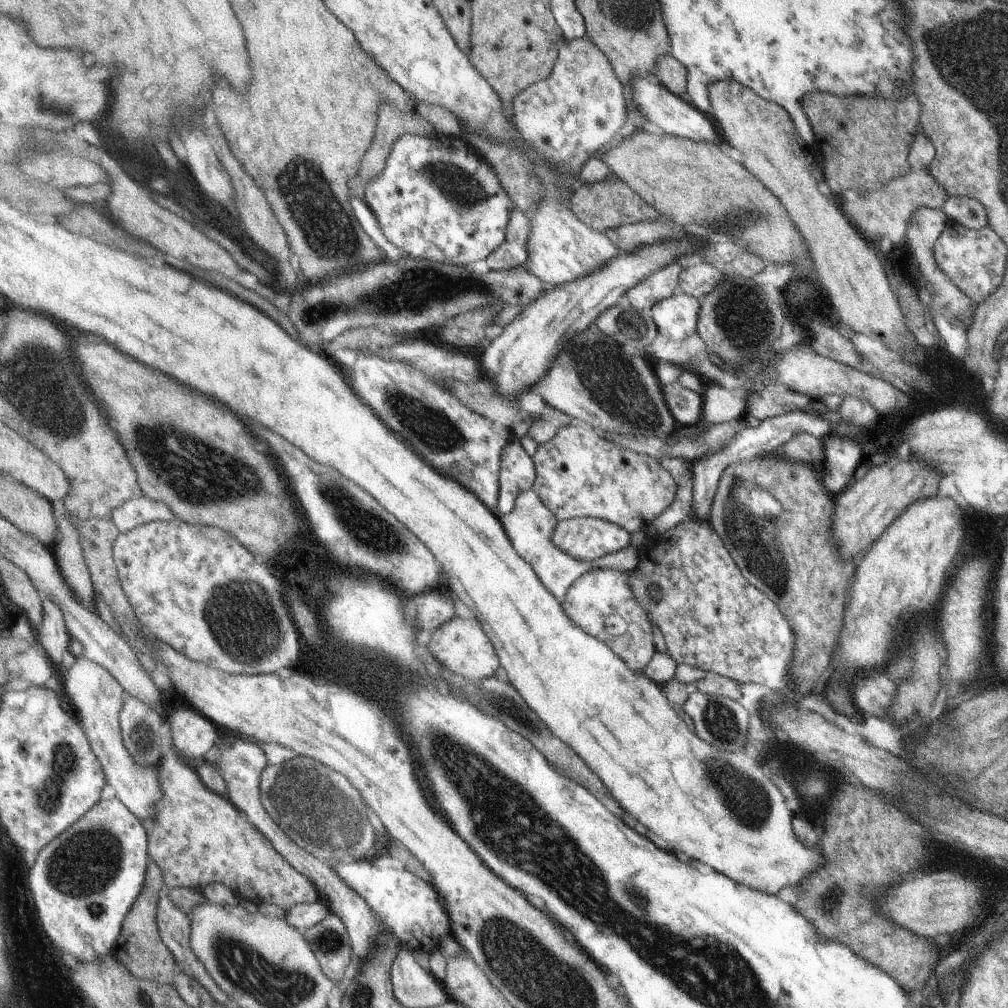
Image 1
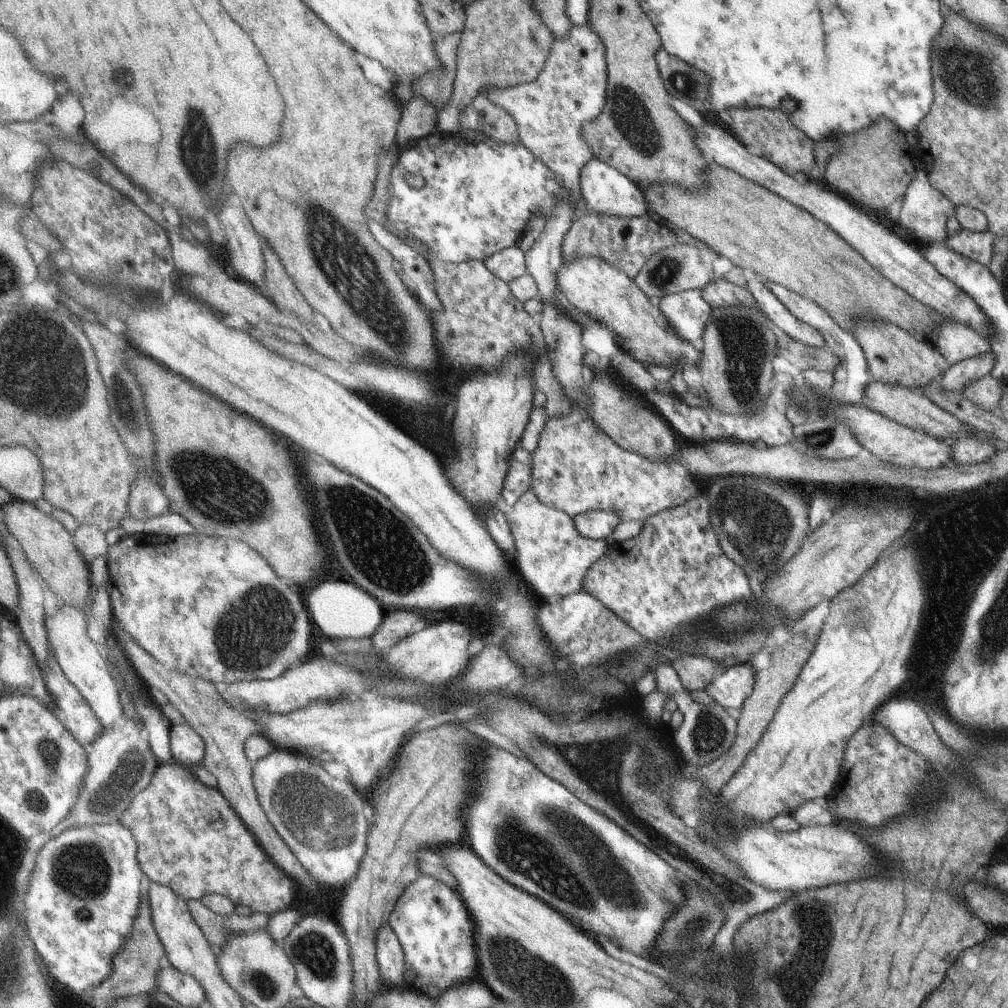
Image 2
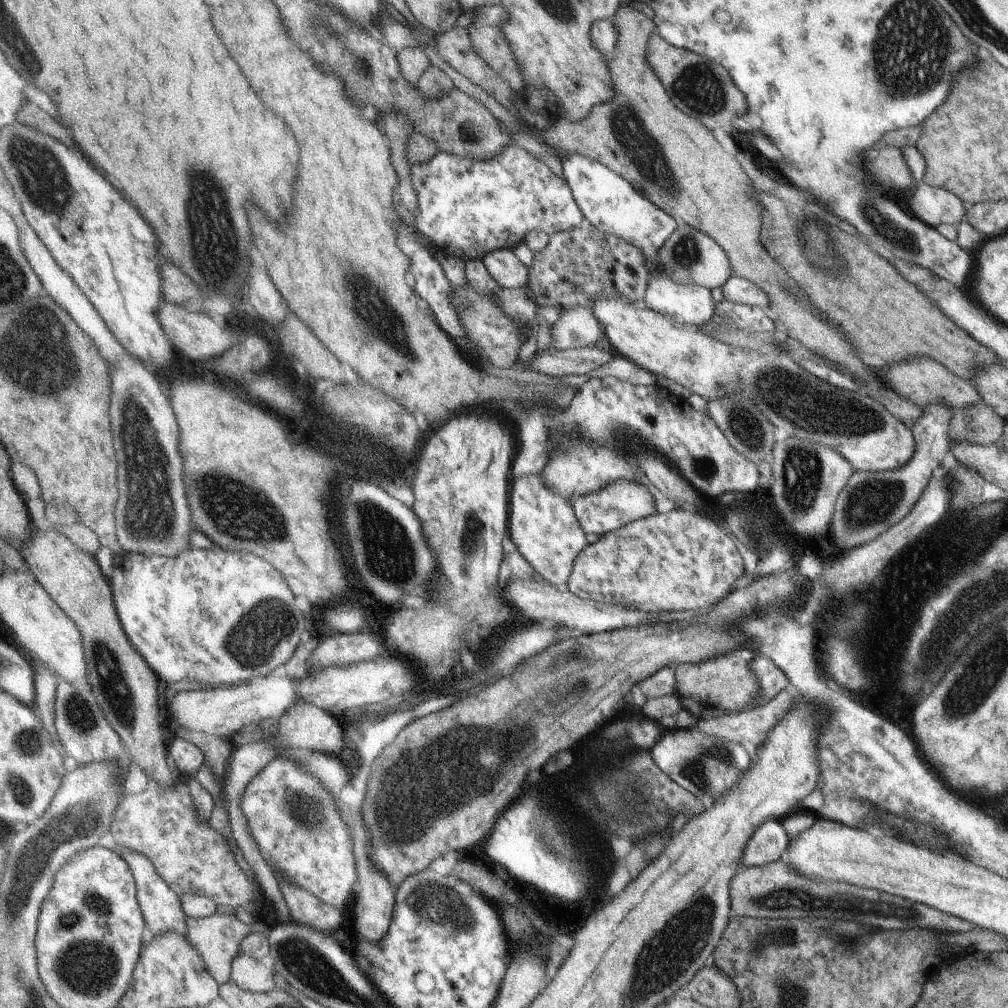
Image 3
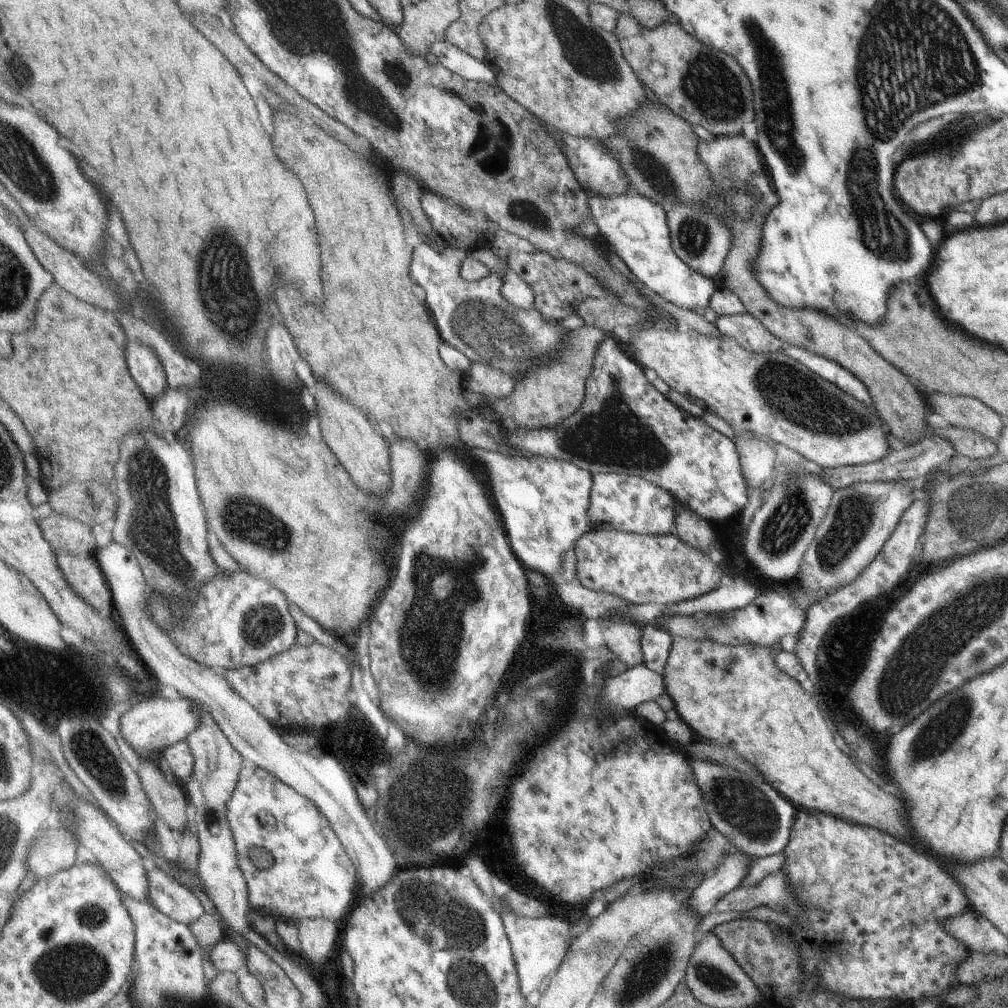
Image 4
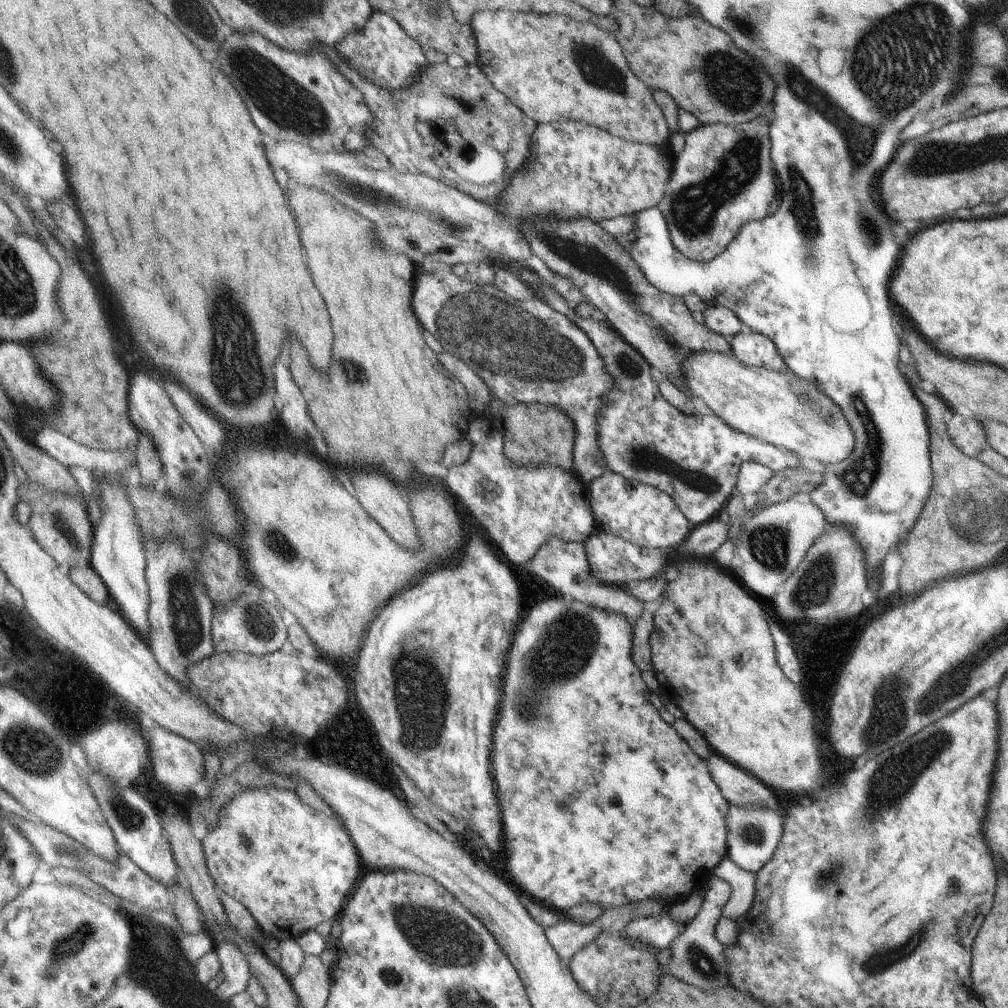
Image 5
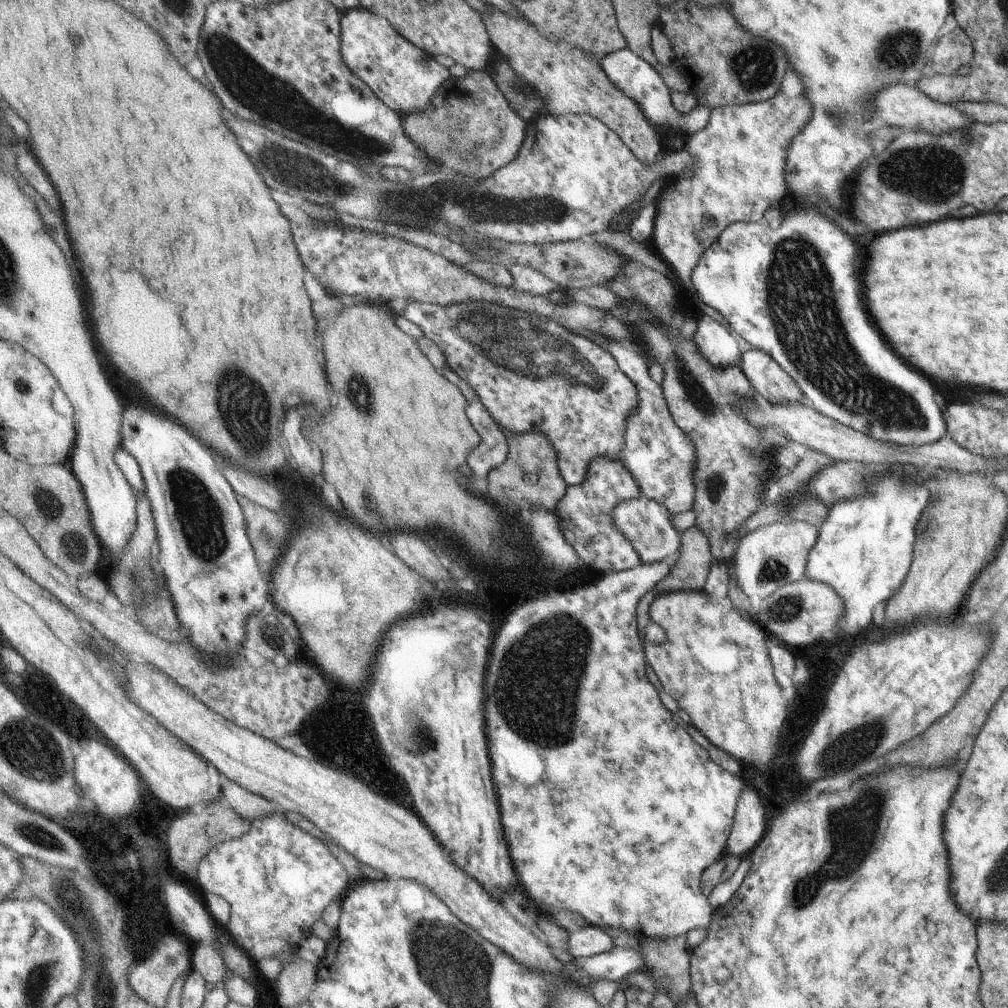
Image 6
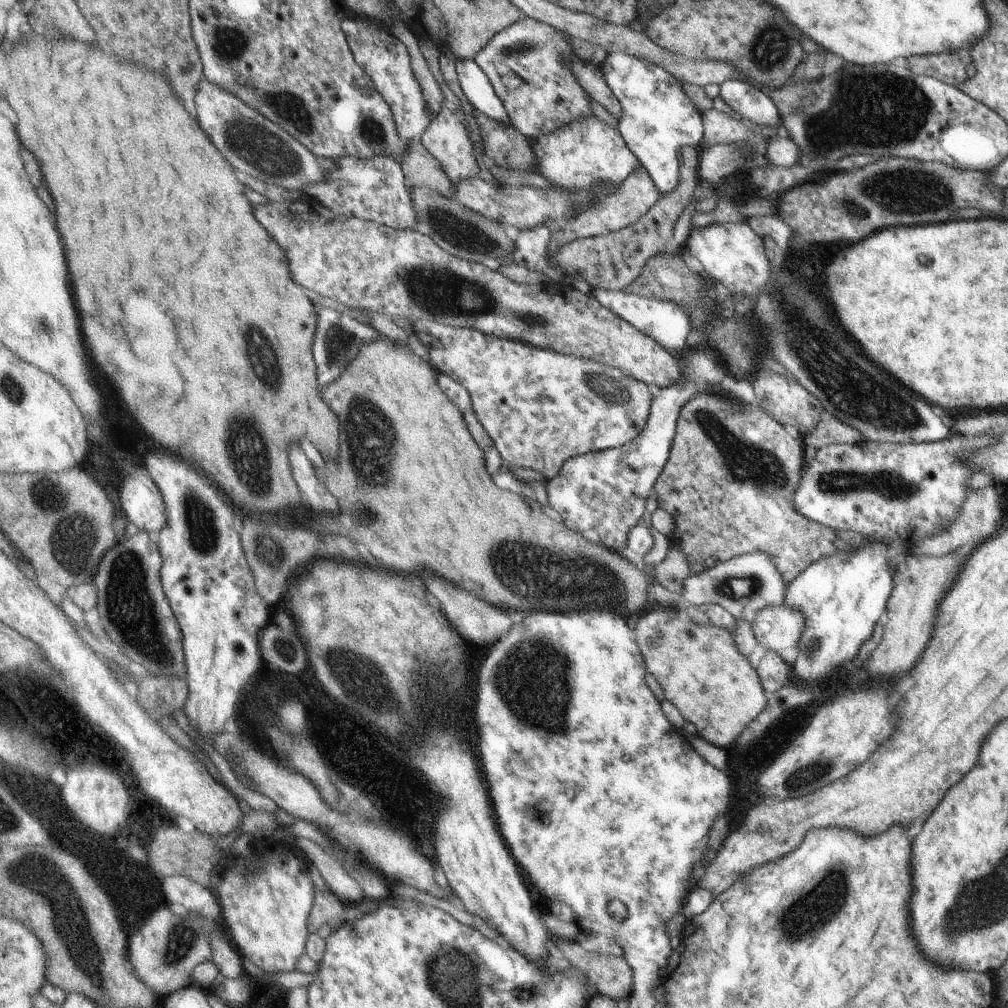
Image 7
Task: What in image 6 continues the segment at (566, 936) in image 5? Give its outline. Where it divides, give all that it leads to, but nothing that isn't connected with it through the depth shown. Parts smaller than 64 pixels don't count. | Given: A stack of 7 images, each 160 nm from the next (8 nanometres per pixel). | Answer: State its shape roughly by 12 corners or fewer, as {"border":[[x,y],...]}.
{"border":[[587,925],[568,934],[572,957],[613,948],[609,936]]}

